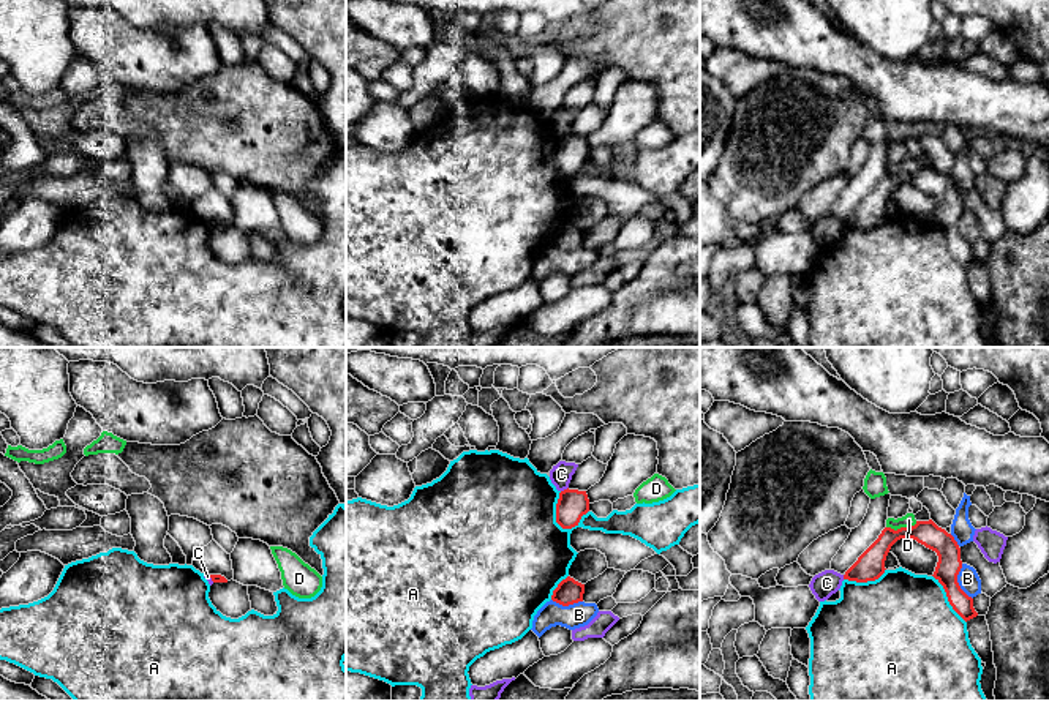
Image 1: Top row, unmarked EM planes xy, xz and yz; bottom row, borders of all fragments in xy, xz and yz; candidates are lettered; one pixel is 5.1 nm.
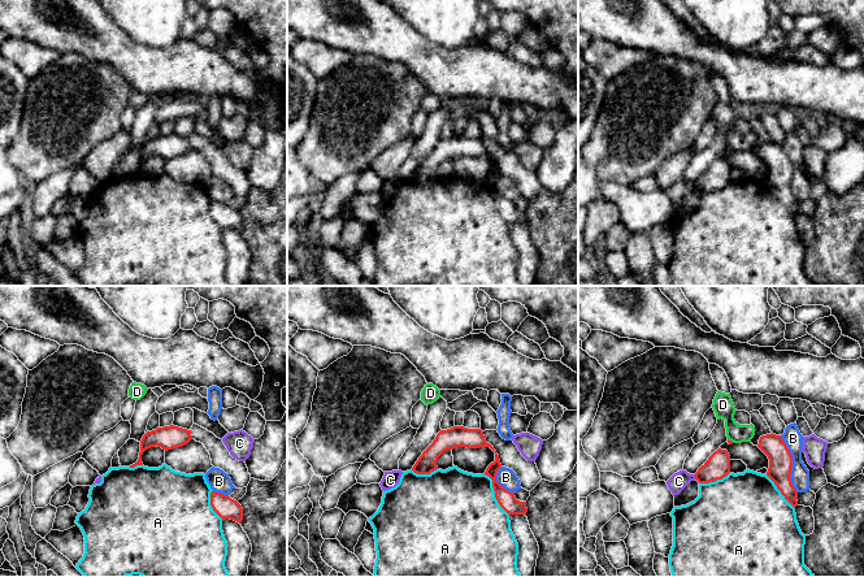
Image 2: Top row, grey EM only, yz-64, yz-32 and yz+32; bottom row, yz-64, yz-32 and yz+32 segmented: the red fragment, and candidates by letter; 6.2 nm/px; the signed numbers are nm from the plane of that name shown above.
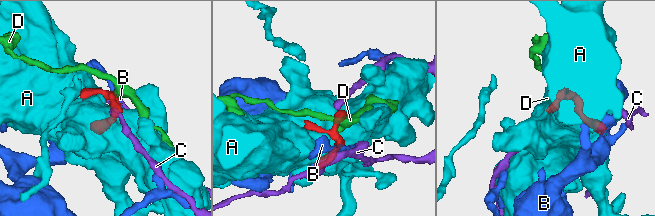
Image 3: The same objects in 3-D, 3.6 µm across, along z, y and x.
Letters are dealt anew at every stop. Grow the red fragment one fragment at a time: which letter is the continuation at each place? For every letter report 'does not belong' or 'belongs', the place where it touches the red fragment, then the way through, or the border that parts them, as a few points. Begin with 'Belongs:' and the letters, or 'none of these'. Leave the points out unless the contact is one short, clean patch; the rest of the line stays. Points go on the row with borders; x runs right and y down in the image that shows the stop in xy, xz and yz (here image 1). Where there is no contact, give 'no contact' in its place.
Belongs: none of these
A: does not belong | xz (556, 513)
B: does not belong | yz (956, 581)
C: does not belong | xz (564, 490) | along xz (567, 487), (561, 491)
D: does not belong | yz (901, 528) | along yz (917, 521), (907, 528), (887, 528)

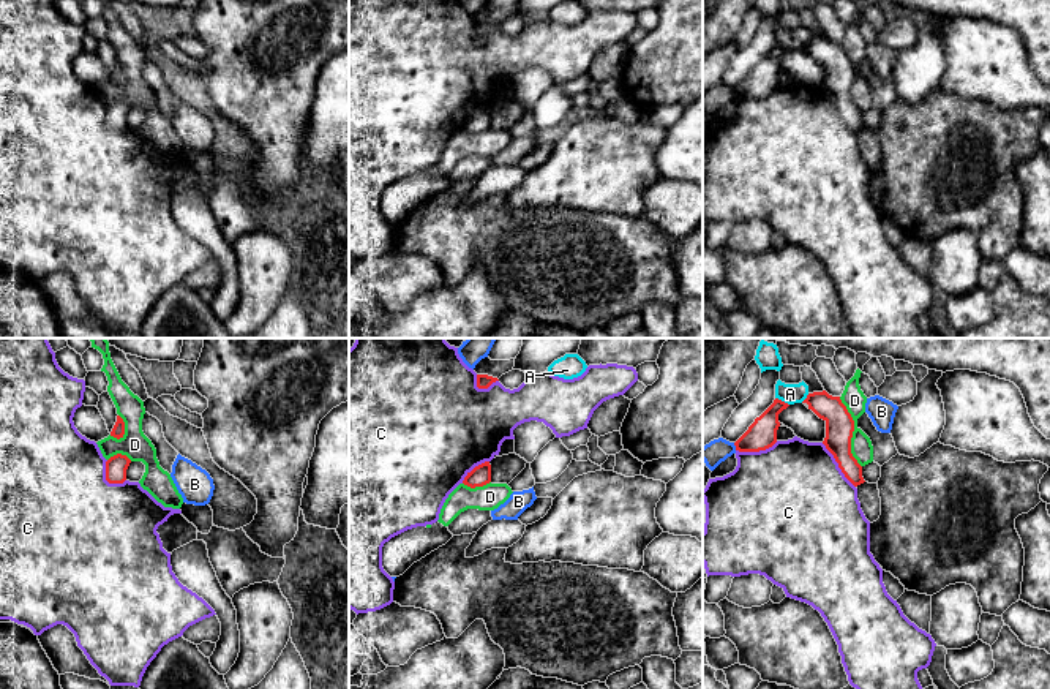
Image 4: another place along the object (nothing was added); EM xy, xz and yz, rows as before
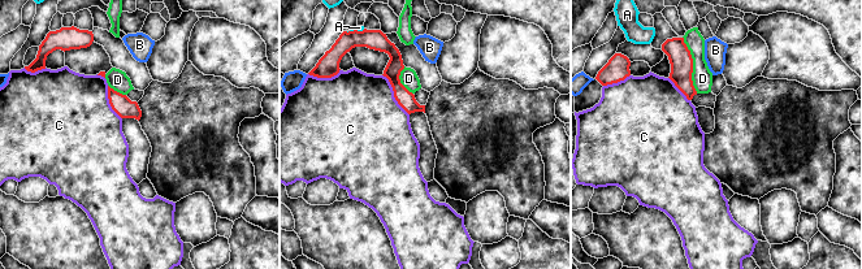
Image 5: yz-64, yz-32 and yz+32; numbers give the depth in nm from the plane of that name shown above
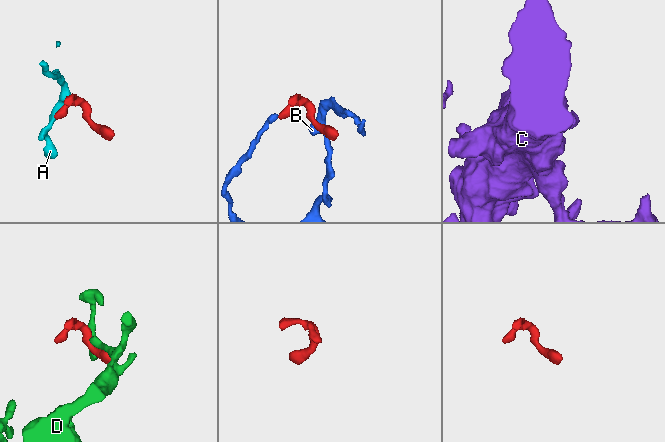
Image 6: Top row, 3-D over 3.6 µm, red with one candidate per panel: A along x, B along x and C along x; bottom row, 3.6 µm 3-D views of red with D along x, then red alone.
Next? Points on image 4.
Belongs: none of these
A: does not belong | yz (780, 400) | along yz (776, 397), (788, 405)
B: does not belong | yz (734, 444) | along yz (733, 443), (736, 449)
C: does not belong | yz (839, 465)
D: does not belong | yz (853, 430)

